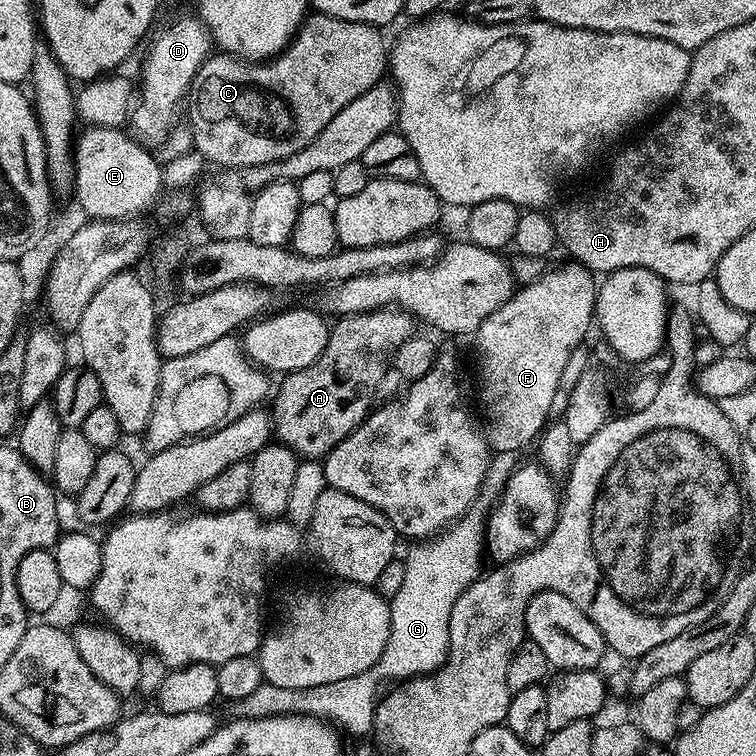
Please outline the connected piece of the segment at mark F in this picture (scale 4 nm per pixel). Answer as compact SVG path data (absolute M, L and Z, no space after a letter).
M575 262L545 271L540 279L525 284L474 333L476 340L476 372L480 375L480 404L488 419L486 435L493 453L520 454L528 443L535 441L549 423L554 390L561 381L562 370L576 347L583 345L588 327L596 315L598 280L593 273Z

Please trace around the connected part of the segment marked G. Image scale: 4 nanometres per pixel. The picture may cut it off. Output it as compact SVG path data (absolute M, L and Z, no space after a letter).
M474 506L451 529L437 538L410 546L412 548L404 556L405 581L389 601L390 638L386 638L386 650L382 650L382 658L378 658L370 670L354 678L342 678L342 682L330 682L326 686L283 688L262 683L249 697L227 701L227 715L249 720L289 714L316 716L345 733L371 733L374 728L374 705L381 691L380 684L413 680L415 676L431 677L448 657L450 611L457 598L473 581L479 579L482 572L480 564L484 559L486 514L479 508Z

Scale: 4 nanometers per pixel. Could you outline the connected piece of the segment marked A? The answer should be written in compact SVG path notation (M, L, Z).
M379 308L373 312L359 312L341 316L328 329L326 350L318 354L310 366L294 370L283 377L280 389L276 392L276 401L270 407L274 436L281 444L296 452L297 457L306 460L323 461L325 456L355 430L374 407L372 399L384 380L384 363L389 363L389 354L395 353L402 342L406 342L417 331L418 321L403 308Z

